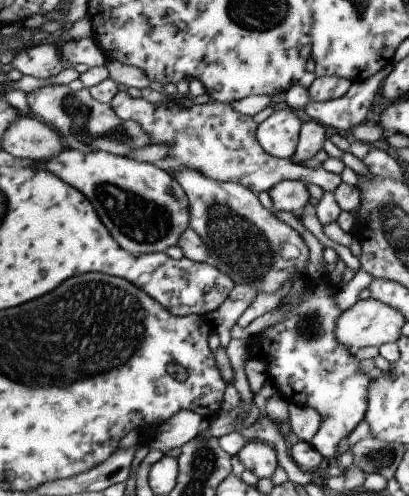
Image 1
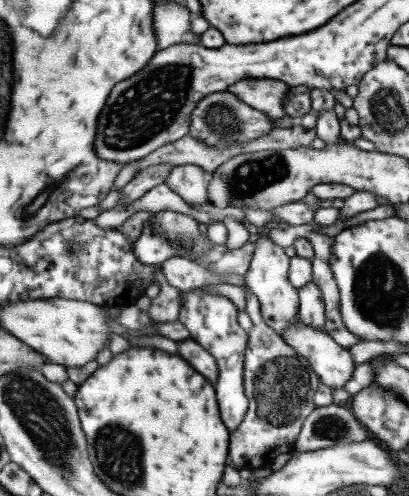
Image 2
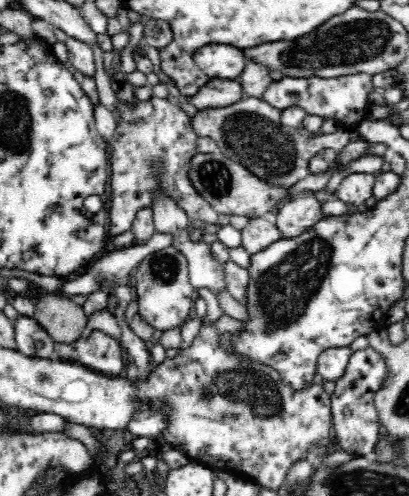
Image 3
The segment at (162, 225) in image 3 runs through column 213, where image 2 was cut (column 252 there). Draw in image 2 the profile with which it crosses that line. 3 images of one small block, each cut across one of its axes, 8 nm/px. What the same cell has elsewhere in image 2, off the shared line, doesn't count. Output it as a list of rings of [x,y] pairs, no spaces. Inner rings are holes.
[[[271,230],[263,236],[257,236],[255,244],[257,244],[257,250],[255,250],[255,256],[253,256],[253,262],[251,262],[251,268],[249,268],[249,274],[245,276],[245,280],[247,280],[247,286],[261,300],[261,312],[263,312],[265,322],[271,324],[281,334],[301,312],[301,308],[299,308],[301,306],[299,286],[291,282],[291,262],[293,262],[293,258],[289,258],[285,254],[285,248],[279,242],[275,242]]]

